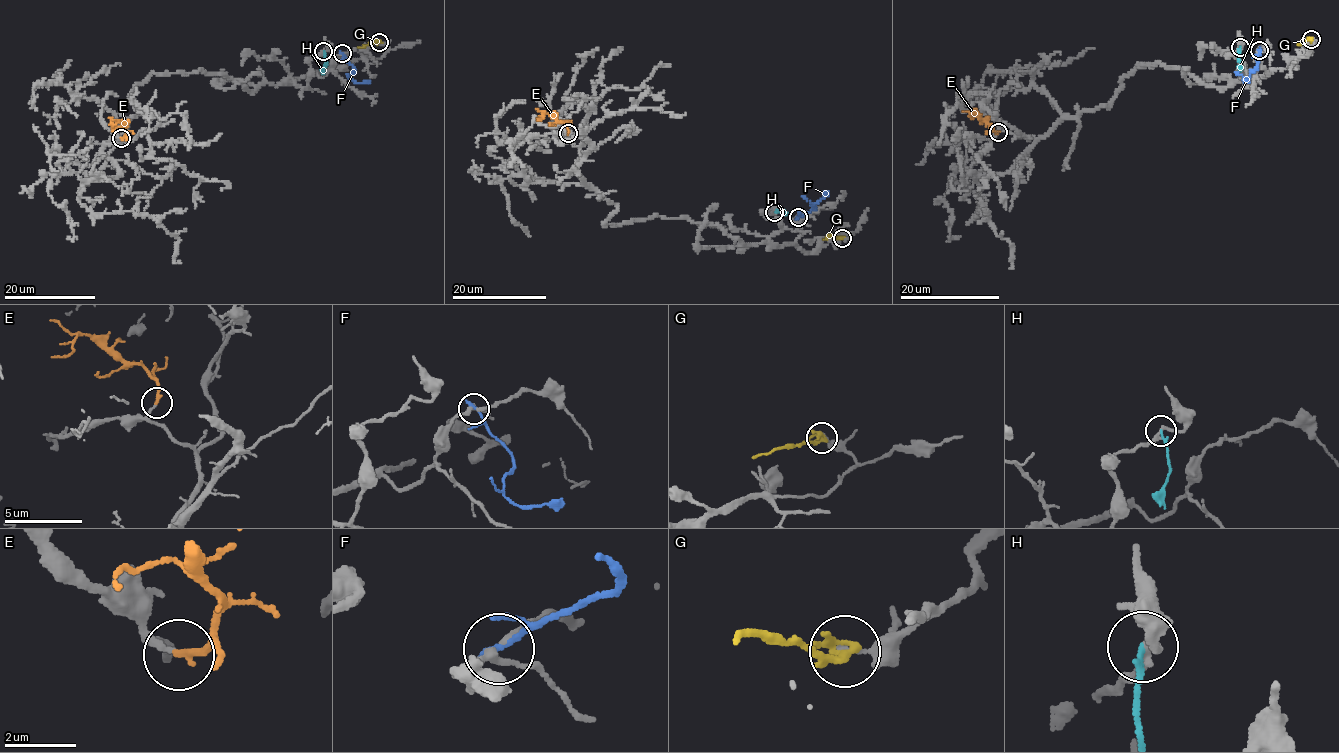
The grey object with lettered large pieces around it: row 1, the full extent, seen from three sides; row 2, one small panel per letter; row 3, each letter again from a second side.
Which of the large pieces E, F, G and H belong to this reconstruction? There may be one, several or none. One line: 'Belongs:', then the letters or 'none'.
Belongs: E

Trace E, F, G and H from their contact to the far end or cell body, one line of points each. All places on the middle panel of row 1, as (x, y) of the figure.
E: (567, 133), (565, 124), (550, 114), (544, 113), (536, 120)
F: (798, 217), (814, 209), (811, 204), (823, 196), (823, 190)
G: (842, 238), (824, 239)
H: (775, 212), (787, 212)

